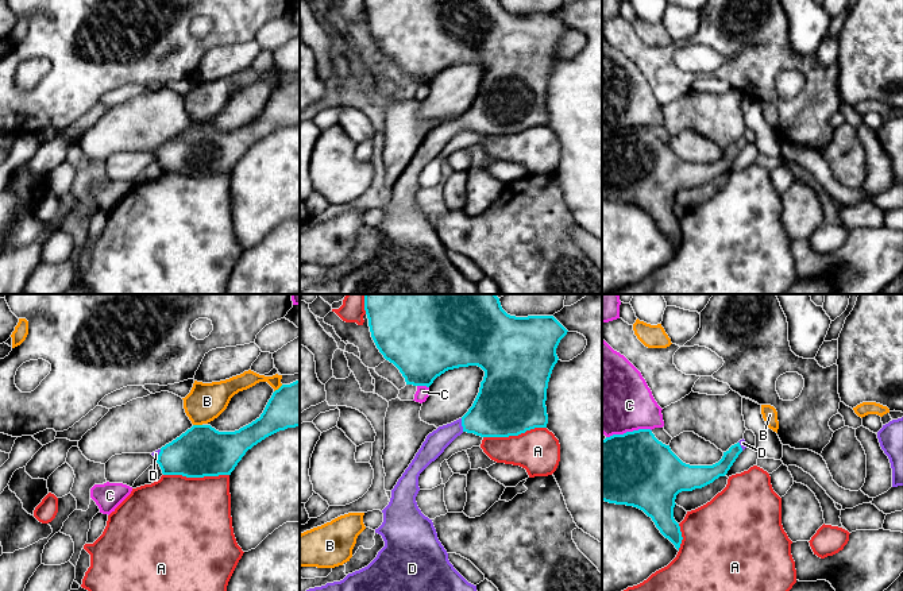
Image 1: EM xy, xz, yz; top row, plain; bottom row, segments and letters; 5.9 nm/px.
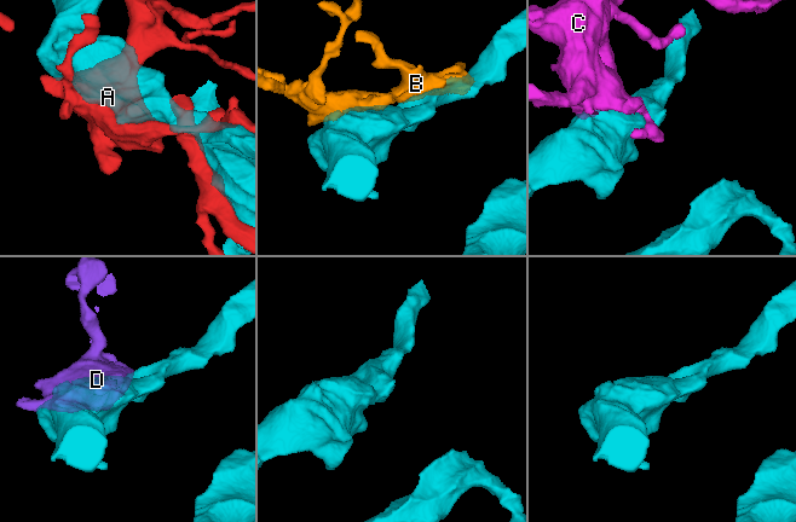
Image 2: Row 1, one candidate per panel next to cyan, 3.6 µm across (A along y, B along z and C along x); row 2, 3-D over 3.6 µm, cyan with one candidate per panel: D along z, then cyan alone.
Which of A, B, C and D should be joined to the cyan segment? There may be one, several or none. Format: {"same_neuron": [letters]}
{"same_neuron": ["D"]}

